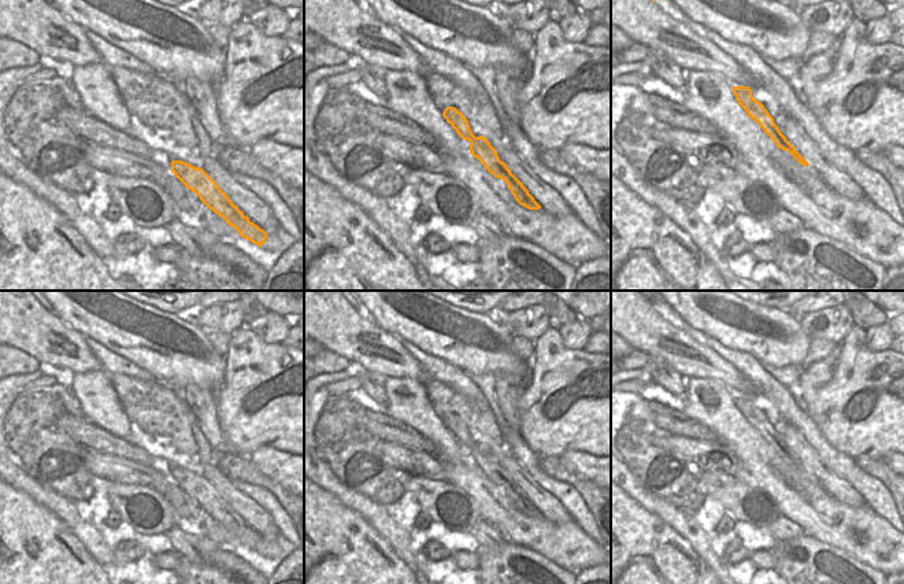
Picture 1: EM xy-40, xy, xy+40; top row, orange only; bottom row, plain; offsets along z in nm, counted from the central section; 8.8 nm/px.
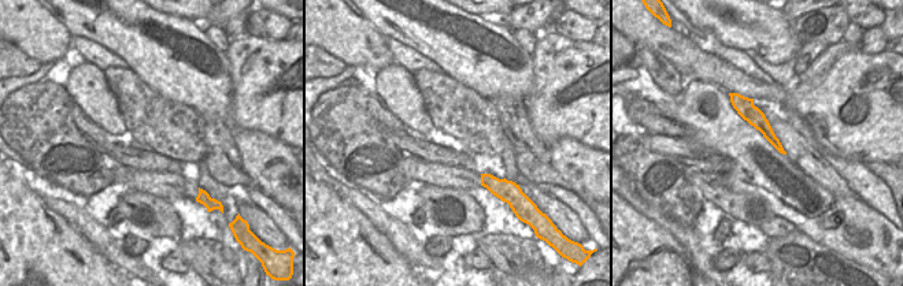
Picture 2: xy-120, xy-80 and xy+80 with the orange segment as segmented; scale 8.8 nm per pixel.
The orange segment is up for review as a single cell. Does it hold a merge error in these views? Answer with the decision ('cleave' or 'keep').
keep

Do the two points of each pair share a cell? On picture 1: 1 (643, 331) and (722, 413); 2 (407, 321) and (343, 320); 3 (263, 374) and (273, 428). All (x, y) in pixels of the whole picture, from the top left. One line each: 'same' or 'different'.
1: different
2: different
3: same

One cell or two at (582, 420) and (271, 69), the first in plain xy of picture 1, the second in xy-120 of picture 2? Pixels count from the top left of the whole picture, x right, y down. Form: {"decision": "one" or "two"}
{"decision": "one"}

